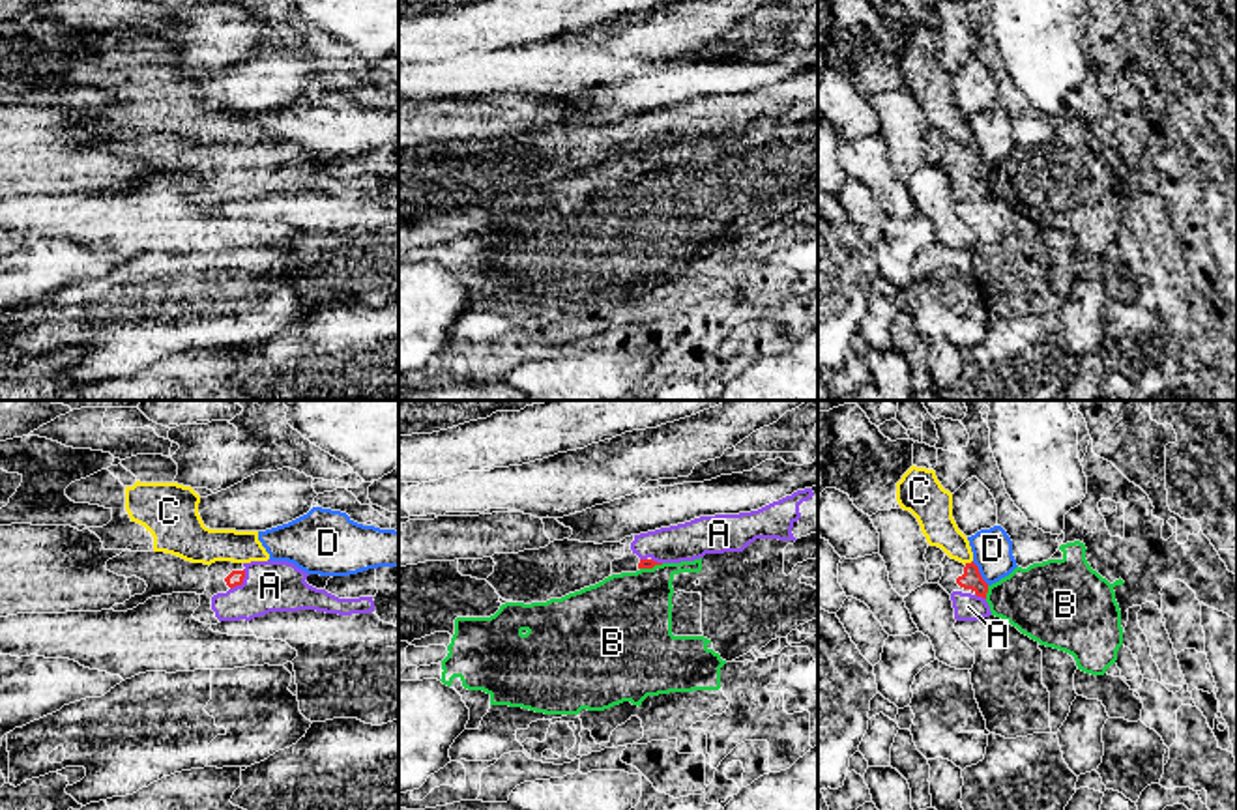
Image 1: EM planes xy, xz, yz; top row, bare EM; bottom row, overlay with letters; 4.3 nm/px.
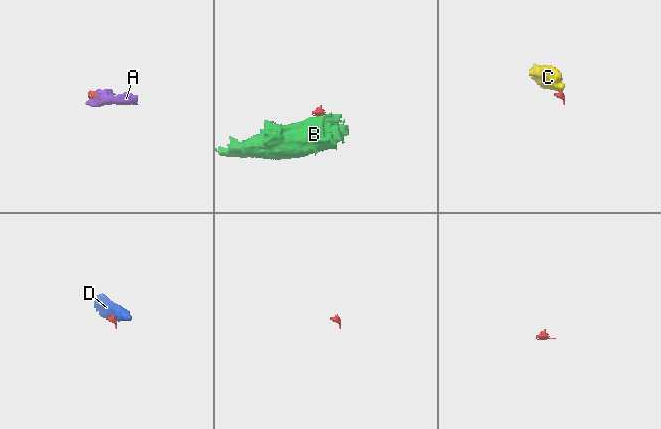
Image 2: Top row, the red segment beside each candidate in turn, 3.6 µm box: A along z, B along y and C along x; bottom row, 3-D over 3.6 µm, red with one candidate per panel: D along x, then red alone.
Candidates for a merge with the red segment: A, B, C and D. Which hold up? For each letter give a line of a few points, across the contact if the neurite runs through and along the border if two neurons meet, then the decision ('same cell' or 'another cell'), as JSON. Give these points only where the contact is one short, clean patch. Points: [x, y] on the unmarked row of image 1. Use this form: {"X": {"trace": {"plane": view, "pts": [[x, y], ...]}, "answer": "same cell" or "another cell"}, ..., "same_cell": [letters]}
{"A": {"trace": {"plane": "xy", "pts": [[234, 159], [242, 163], [270, 167]]}, "answer": "same cell"}, "B": {"trace": {"plane": "yz", "pts": [[989, 167], [985, 178]]}, "answer": "another cell"}, "C": {"trace": {"plane": "yz", "pts": [[972, 141], [964, 144]]}, "answer": "another cell"}, "D": {"trace": {"plane": "yz", "pts": [[972, 143], [989, 165]]}, "answer": "another cell"}, "same_cell": ["A"]}

